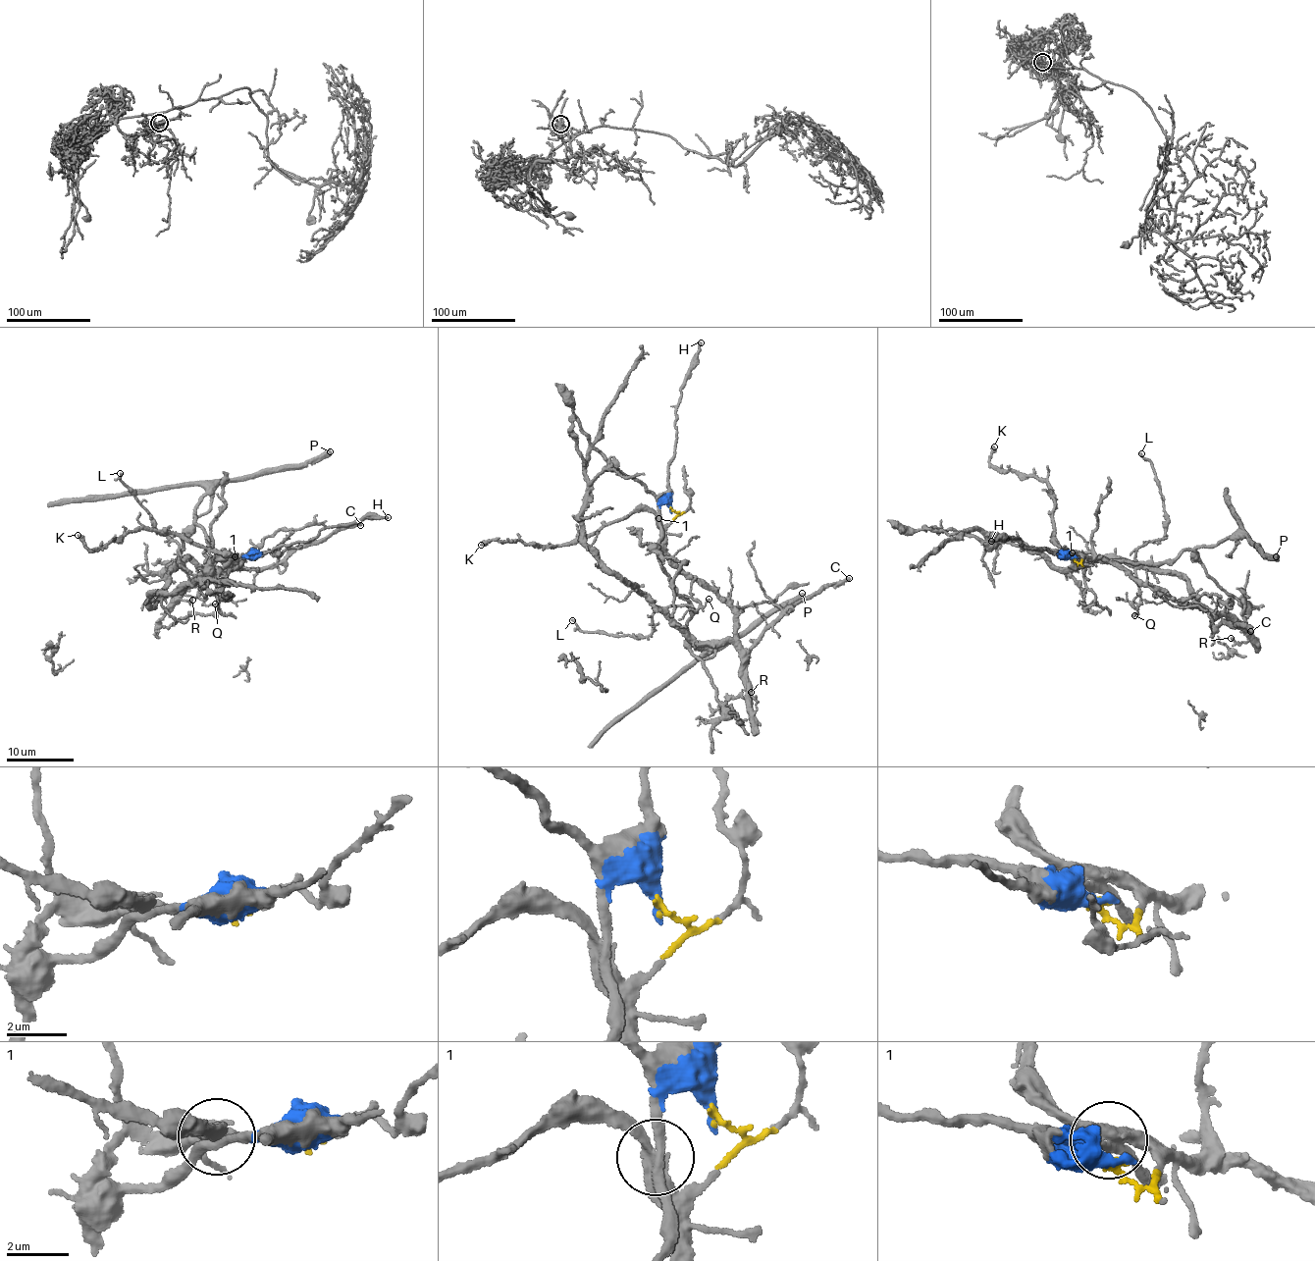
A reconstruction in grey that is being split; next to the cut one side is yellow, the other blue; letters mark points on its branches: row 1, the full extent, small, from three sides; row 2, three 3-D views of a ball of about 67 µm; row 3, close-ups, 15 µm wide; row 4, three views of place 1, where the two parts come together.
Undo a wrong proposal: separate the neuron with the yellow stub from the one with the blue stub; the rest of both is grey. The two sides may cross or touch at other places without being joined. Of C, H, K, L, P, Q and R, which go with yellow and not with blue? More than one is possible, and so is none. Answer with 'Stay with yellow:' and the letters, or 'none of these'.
Stay with yellow: C, K, L, Q, R

